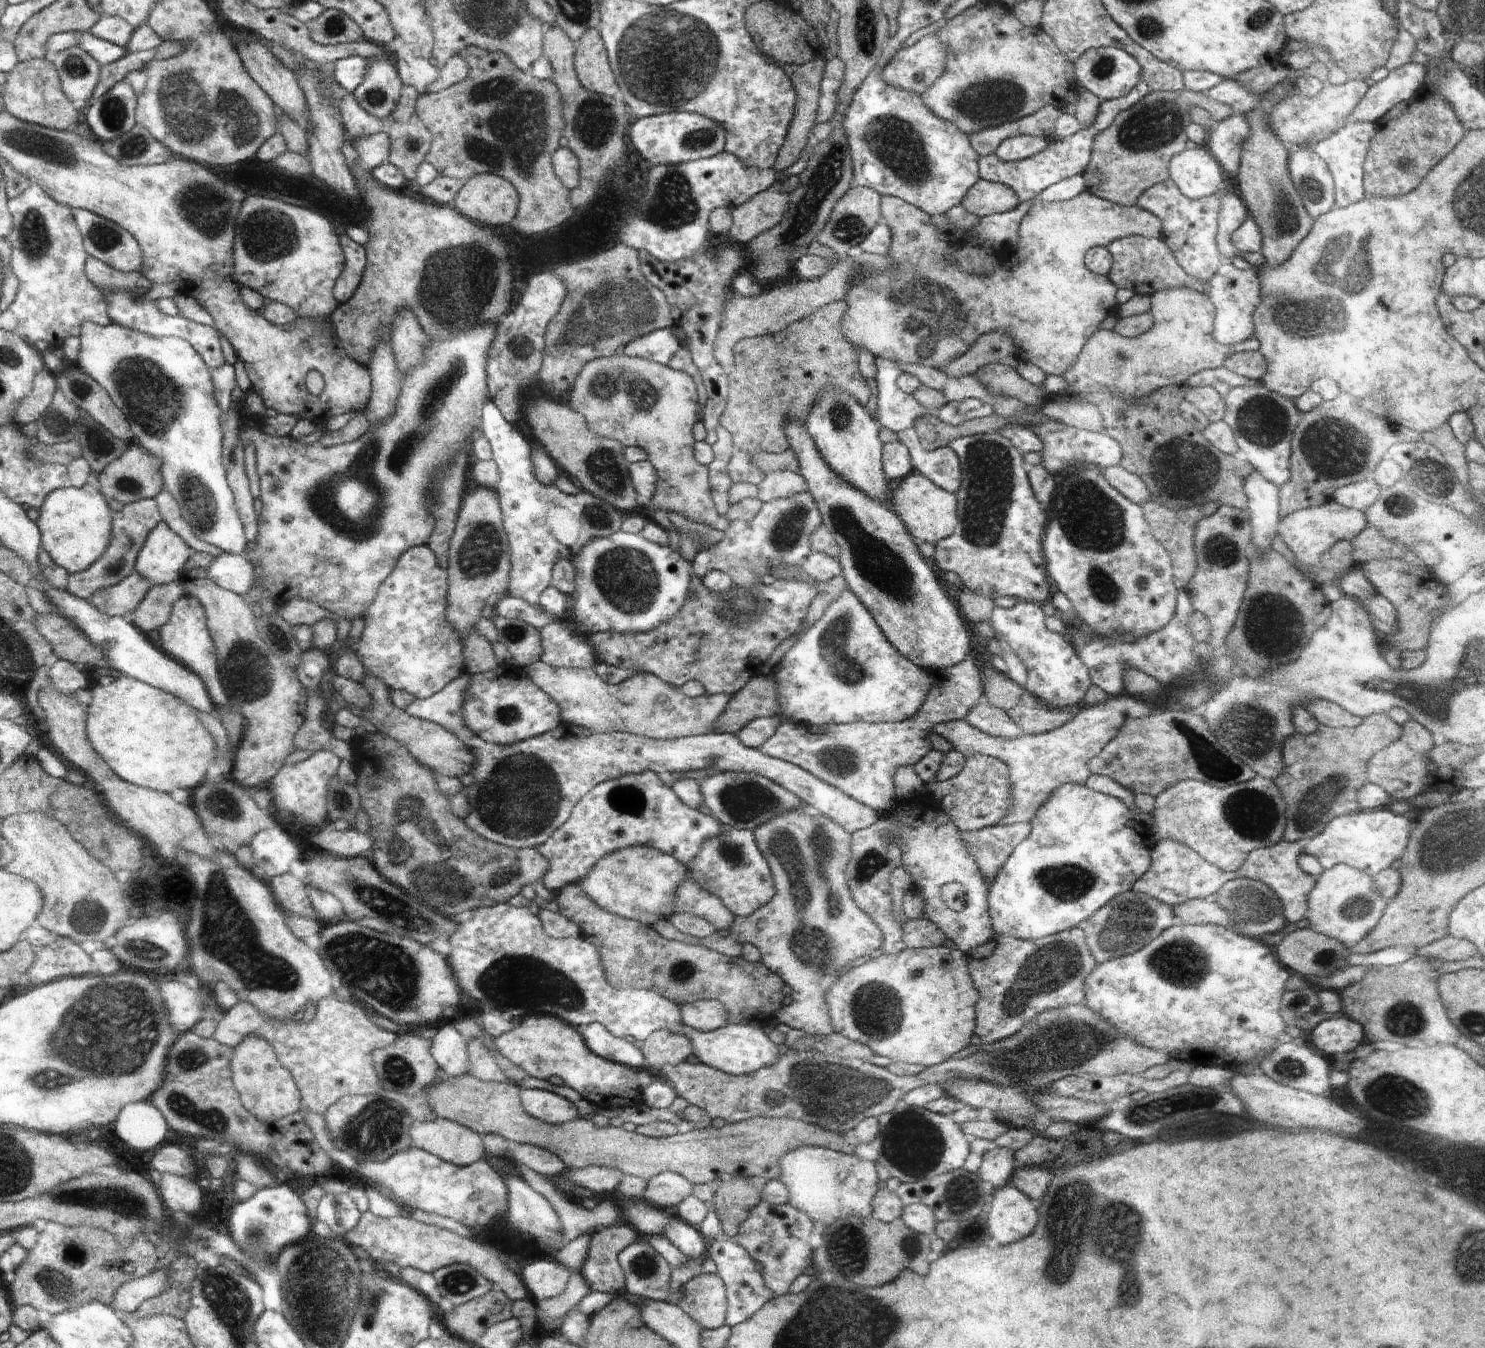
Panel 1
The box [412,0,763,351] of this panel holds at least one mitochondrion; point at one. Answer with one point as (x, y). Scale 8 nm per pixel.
(667, 57)

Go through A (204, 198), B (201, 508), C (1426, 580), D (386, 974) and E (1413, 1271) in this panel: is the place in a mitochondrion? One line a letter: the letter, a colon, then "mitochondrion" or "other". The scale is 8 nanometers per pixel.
A: mitochondrion
B: mitochondrion
C: other
D: mitochondrion
E: other

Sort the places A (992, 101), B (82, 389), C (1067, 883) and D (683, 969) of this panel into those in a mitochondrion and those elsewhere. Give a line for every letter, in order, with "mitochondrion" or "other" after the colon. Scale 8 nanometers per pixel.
A: mitochondrion
B: mitochondrion
C: mitochondrion
D: mitochondrion

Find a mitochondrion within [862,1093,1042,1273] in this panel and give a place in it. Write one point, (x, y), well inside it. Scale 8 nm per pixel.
(912, 1142)

